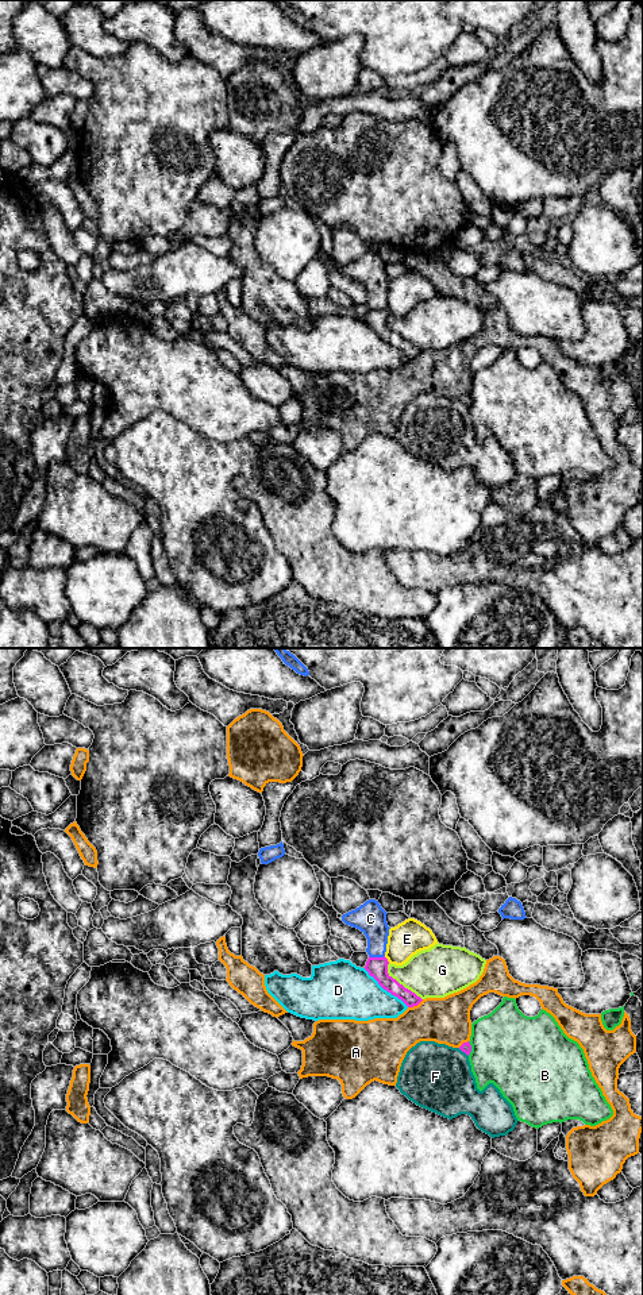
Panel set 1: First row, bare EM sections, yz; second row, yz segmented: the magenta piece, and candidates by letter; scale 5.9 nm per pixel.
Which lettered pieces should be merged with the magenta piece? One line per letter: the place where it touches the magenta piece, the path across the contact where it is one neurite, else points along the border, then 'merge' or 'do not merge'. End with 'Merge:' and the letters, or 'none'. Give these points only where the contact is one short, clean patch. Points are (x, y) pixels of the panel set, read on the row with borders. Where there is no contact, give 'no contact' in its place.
A: contact yz (415, 1005); do not merge
B: contact yz (470, 1048); do not merge
C: contact yz (377, 958); border yz (369, 955), (384, 956); do not merge
D: contact yz (387, 990); do not merge
E: contact yz (387, 959); border yz (384, 956), (389, 962); do not merge
F: contact yz (464, 1051); do not merge
G: contact yz (399, 983); do not merge
Merge: none

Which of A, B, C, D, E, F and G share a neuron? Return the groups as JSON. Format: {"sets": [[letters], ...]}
{"sets": [["A"], ["B"], ["C"], ["D"], ["E"], ["F"], ["G"]]}

